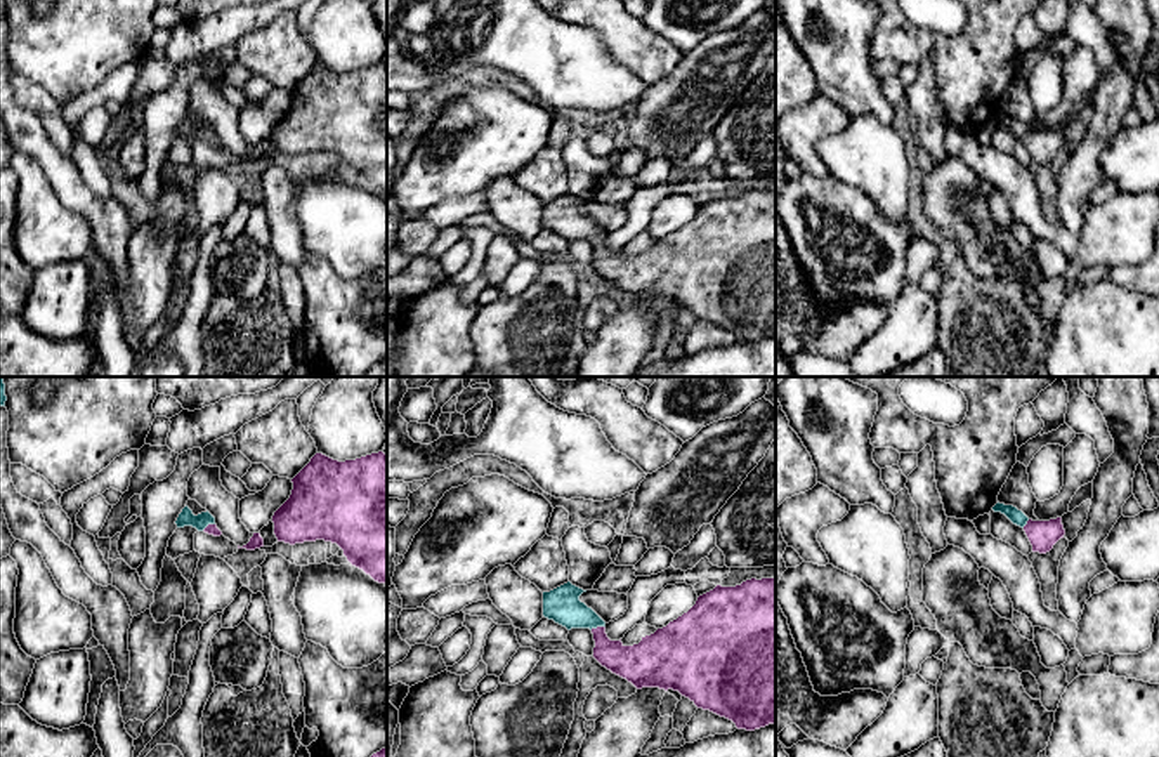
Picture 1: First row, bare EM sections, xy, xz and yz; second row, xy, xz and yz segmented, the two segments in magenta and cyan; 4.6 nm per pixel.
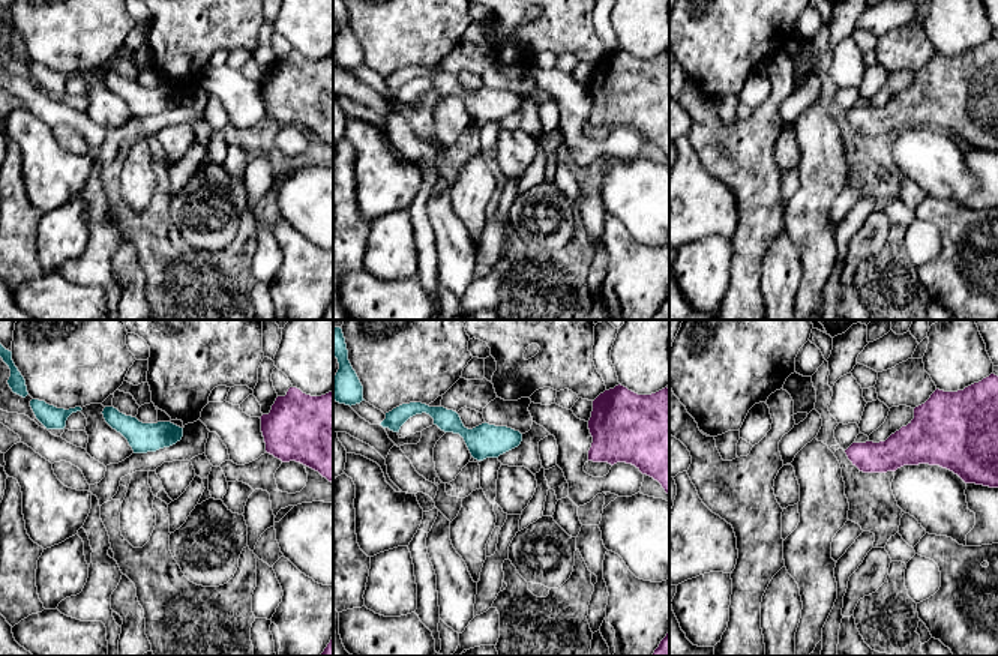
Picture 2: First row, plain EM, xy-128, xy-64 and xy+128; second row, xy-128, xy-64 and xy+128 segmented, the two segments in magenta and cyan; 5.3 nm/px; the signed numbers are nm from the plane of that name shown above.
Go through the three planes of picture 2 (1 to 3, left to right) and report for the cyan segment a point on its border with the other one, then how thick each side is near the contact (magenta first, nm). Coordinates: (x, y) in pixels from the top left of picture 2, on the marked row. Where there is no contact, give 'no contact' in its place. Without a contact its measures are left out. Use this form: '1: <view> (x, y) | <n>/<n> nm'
1: no contact
2: no contact
3: no contact

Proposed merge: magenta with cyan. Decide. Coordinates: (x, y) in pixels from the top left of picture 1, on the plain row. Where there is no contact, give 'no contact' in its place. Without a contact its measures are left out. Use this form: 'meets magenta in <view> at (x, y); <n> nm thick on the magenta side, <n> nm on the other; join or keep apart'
meets magenta in xz at (597, 238); 180 nm thick on the magenta side, 170 nm on the other; join

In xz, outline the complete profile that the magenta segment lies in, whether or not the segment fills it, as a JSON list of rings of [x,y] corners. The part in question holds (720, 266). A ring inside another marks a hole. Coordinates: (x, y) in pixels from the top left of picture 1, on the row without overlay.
[[[751,189],[736,198],[717,196],[699,207],[687,224],[633,257],[607,248],[606,233],[580,212],[583,203],[571,193],[543,203],[543,227],[567,241],[590,240],[593,269],[602,278],[637,300],[678,302],[697,319],[732,332],[737,340],[755,342],[776,335],[776,189]]]

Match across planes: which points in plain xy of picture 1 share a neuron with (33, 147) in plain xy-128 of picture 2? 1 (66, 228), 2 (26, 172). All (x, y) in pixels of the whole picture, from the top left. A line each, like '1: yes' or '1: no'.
1: yes
2: yes

